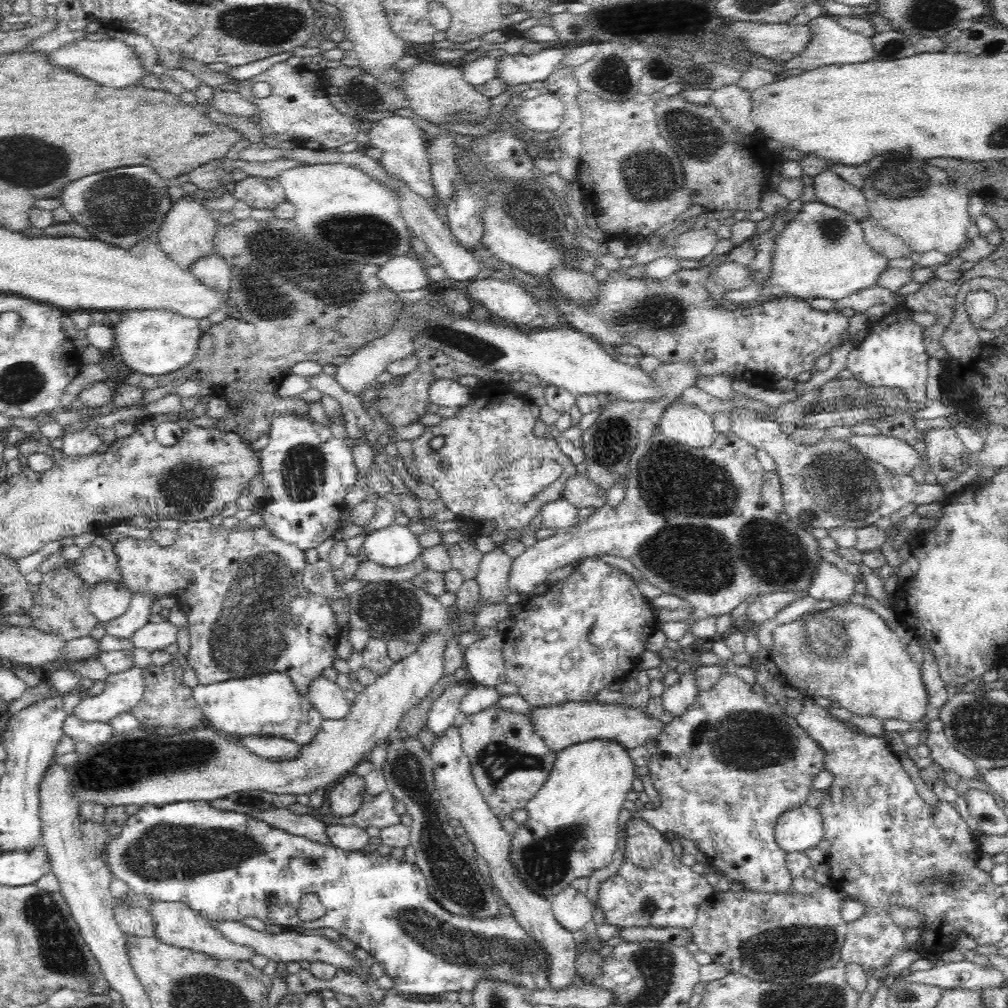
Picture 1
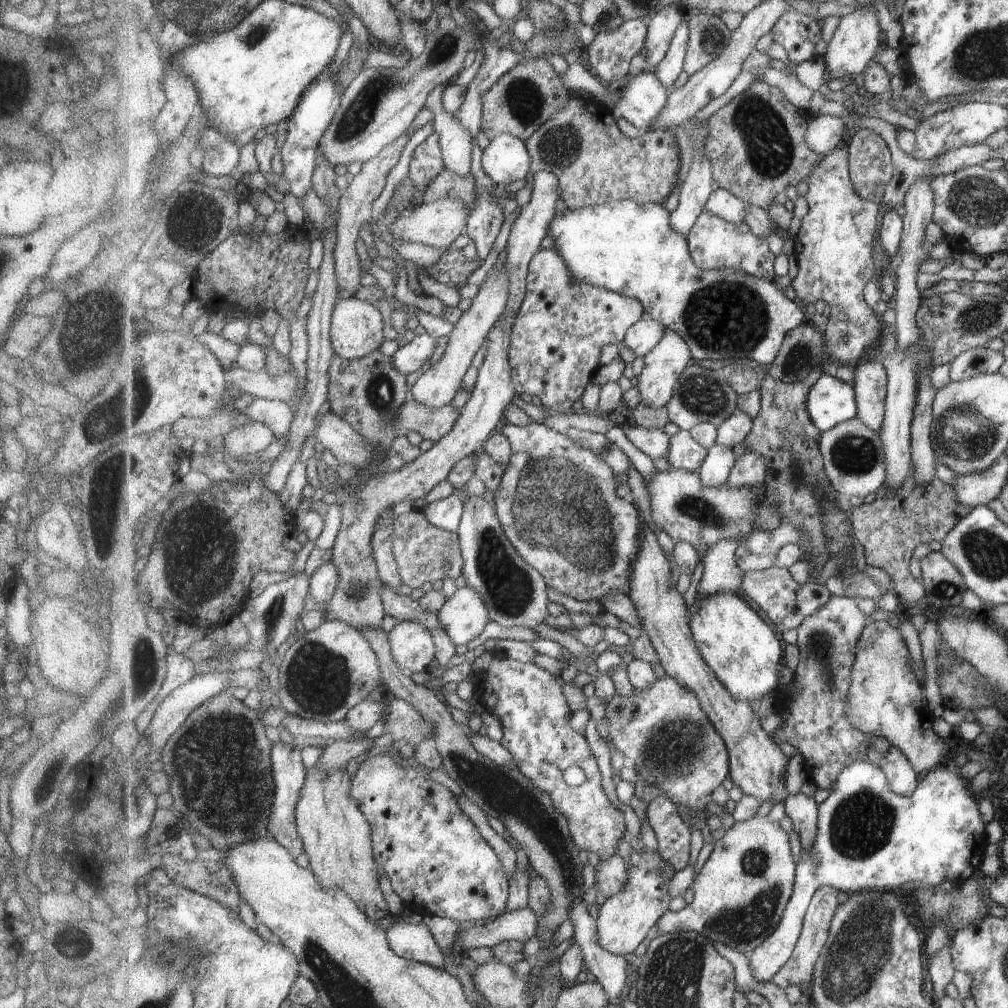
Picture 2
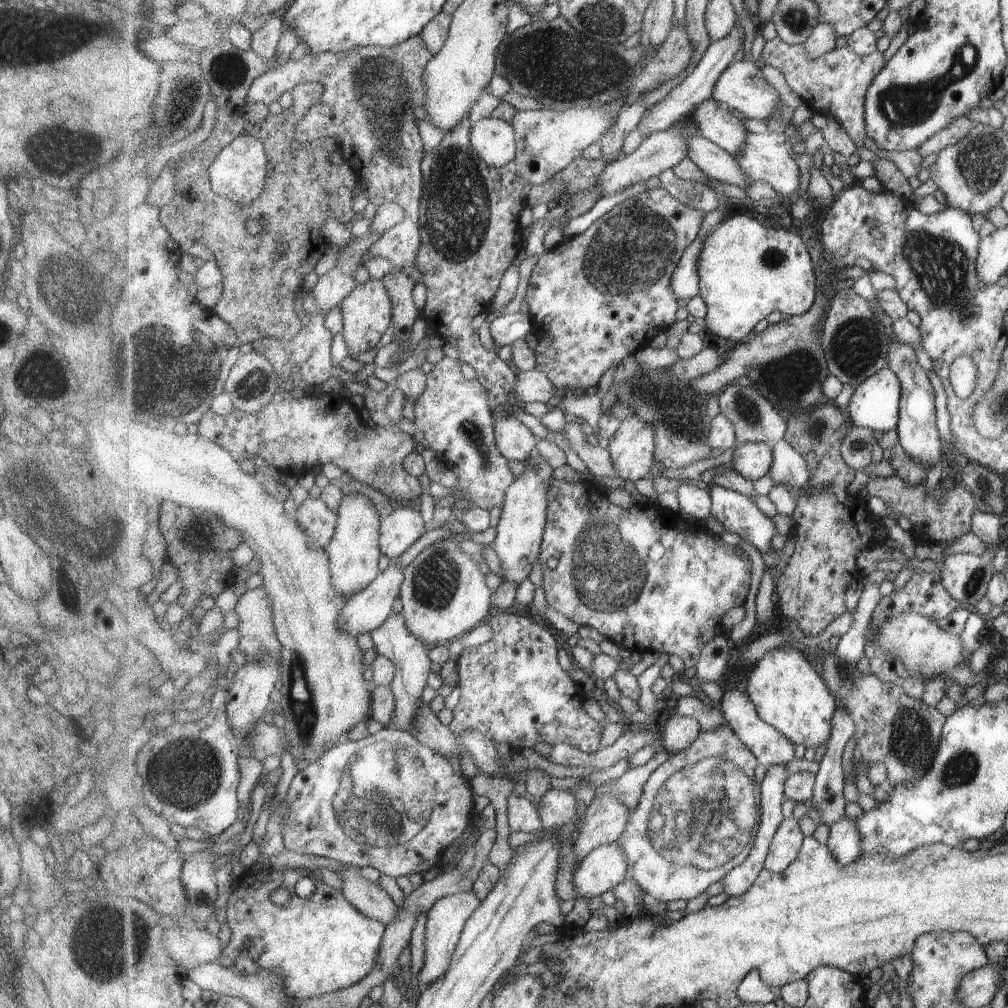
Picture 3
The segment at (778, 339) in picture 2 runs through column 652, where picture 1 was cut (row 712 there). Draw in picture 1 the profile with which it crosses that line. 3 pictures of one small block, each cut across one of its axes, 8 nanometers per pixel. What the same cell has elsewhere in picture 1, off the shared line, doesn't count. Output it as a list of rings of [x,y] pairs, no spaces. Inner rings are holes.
[[[279,672],[208,686],[199,684],[192,688],[192,693],[212,731],[237,741],[253,737],[280,738],[306,745],[318,735],[324,720],[314,711],[309,699],[302,699],[296,693],[296,686],[289,676]]]

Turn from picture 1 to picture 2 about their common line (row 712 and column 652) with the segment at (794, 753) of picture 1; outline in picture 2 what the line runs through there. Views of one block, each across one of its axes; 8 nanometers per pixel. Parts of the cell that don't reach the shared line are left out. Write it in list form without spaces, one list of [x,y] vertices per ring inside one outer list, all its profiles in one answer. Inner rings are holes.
[[[666,675],[645,690],[636,689],[633,696],[612,697],[605,717],[610,724],[607,739],[635,761],[634,770],[643,784],[659,786],[695,818],[707,817],[705,808],[712,804],[715,788],[730,776],[730,760],[725,740],[704,713],[695,692]]]

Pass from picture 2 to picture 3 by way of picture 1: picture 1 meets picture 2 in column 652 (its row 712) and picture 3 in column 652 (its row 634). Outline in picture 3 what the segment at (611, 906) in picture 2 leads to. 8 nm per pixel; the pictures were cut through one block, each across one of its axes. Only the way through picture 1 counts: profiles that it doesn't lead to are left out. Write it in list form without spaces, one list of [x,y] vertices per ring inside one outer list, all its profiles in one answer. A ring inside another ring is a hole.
[[[730,725],[722,726],[716,731],[701,731],[697,740],[691,744],[687,750],[675,753],[662,767],[659,767],[643,787],[643,794],[639,799],[639,804],[629,811],[629,820],[622,834],[622,838],[617,841],[624,848],[624,853],[628,858],[628,869],[626,878],[633,879],[642,888],[643,894],[647,893],[656,899],[664,902],[675,902],[675,900],[697,898],[707,888],[715,882],[720,882],[728,872],[736,866],[743,864],[749,858],[750,852],[756,843],[756,836],[761,822],[761,787],[757,784],[757,769],[760,765],[758,758],[749,750]]]

